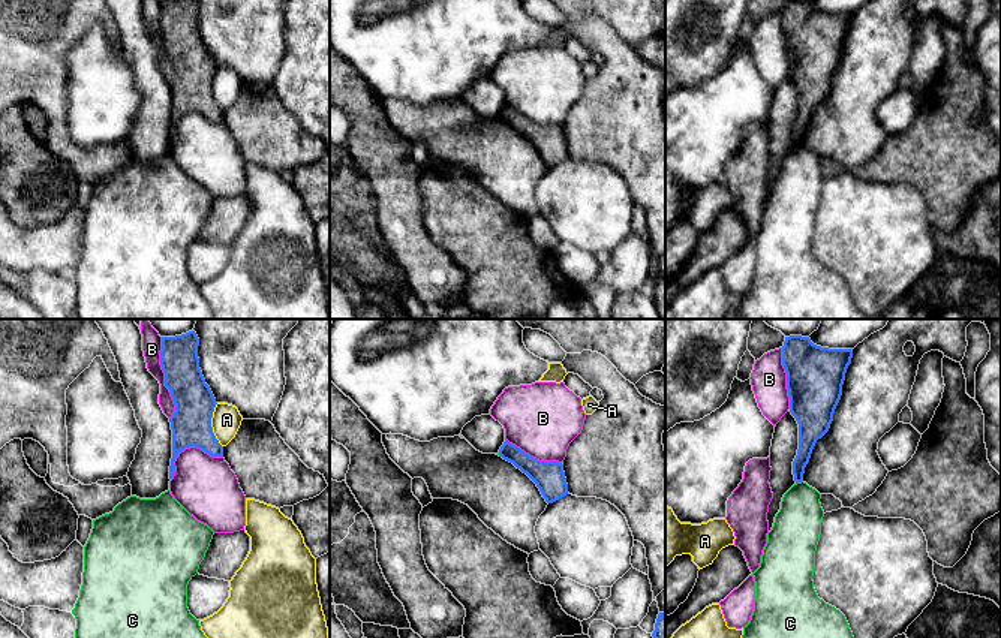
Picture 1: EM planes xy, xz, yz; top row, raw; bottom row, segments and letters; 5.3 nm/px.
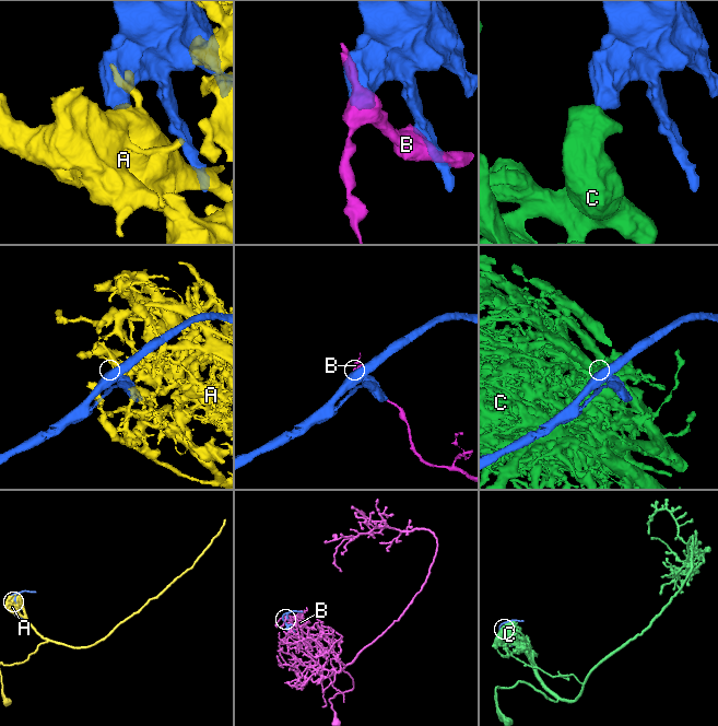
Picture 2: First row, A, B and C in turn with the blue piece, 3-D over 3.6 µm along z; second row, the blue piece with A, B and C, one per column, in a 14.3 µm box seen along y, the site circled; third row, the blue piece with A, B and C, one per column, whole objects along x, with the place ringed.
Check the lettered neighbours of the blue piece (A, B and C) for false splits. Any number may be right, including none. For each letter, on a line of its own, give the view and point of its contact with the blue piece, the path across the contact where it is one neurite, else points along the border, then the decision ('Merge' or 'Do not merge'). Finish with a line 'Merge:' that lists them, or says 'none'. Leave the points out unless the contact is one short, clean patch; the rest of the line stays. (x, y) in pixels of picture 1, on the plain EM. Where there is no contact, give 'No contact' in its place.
A: Touches blue at xy (210, 90). Do not merge
B: Touches blue at xy (165, 42). Do not merge
C: Touches blue at yz (799, 146). Boundary: yz (802, 144), (796, 149). Do not merge
Merge: none

